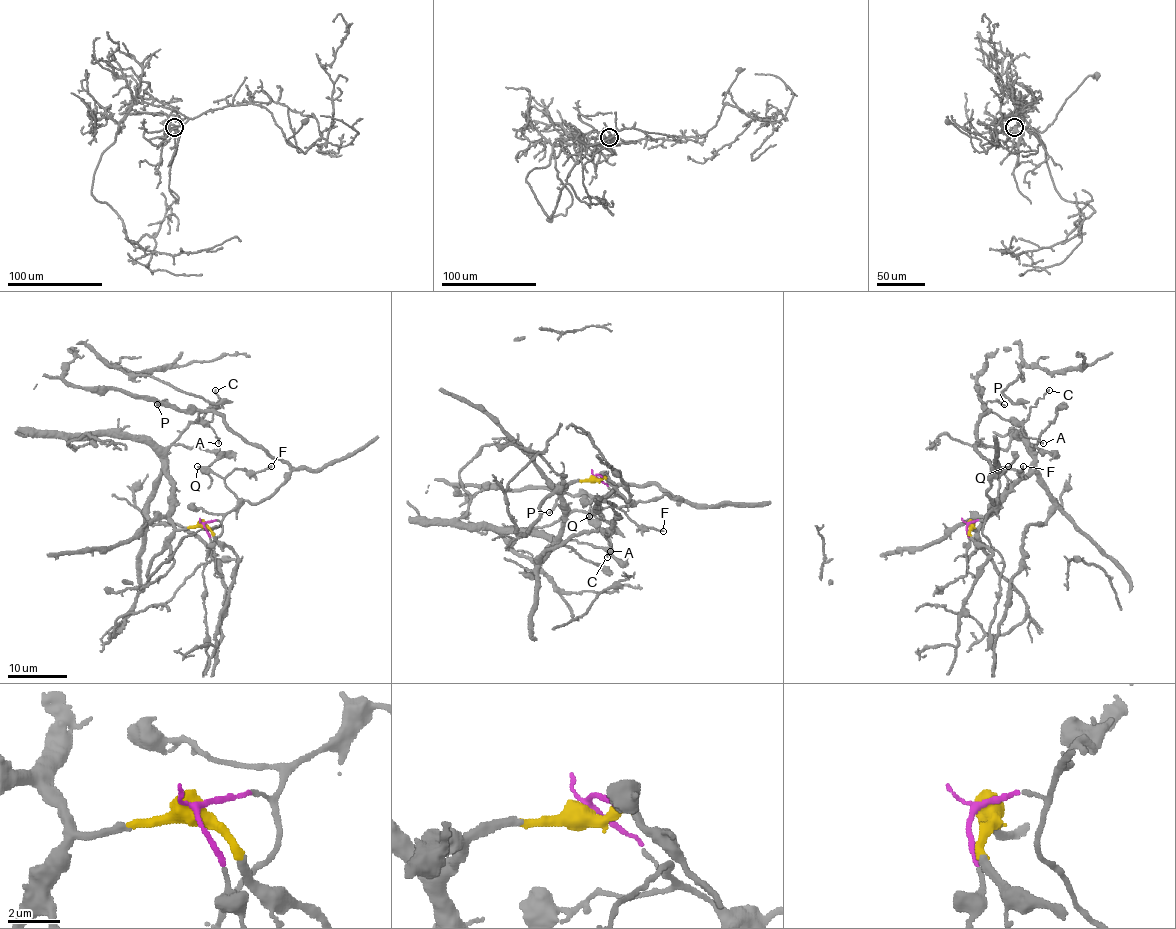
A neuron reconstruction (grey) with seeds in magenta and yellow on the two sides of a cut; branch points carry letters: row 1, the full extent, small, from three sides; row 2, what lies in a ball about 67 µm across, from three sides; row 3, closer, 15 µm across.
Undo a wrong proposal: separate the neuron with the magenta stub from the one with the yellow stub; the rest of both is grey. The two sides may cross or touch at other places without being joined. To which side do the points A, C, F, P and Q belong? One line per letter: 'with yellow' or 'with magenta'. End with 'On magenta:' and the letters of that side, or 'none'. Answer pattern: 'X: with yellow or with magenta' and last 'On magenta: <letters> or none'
A: with magenta
C: with magenta
F: with magenta
P: with magenta
Q: with magenta
On magenta: A, C, F, P, Q

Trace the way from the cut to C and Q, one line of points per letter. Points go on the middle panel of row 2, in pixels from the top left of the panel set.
C: (595, 476), (635, 502), (681, 499), (653, 484), (596, 496), (589, 517), (611, 547), (607, 557)
Q: (595, 476), (629, 503), (596, 508), (589, 515)

